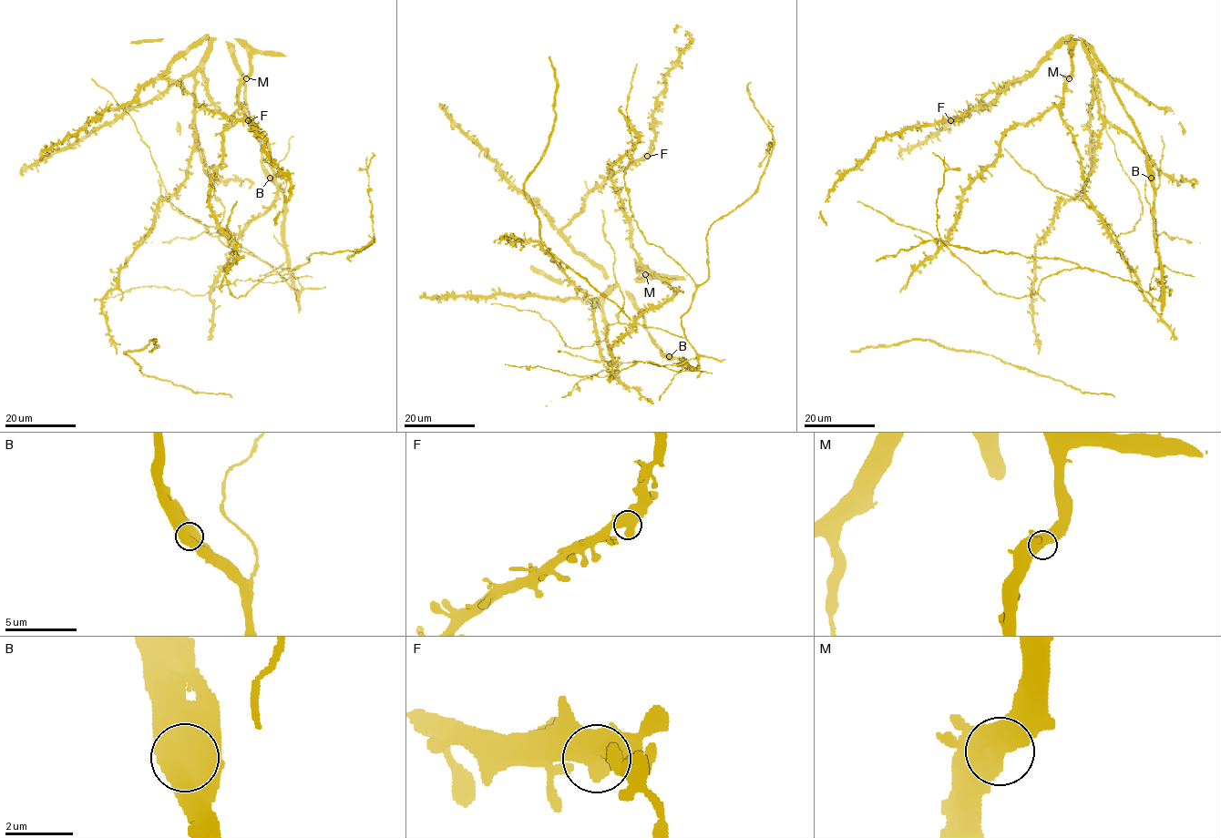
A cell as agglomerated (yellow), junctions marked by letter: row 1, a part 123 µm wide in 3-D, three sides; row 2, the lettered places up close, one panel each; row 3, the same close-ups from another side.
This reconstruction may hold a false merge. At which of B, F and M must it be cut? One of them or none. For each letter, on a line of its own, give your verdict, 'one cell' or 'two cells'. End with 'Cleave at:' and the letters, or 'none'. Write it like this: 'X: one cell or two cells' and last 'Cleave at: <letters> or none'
B: one cell
F: one cell
M: one cell
Cleave at: none

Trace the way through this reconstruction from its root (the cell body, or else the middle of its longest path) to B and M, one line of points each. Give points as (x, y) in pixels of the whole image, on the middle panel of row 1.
B: (640, 311), (649, 335), (670, 356)
M: (640, 311), (663, 353), (697, 366), (683, 337), (636, 323), (676, 291), (639, 269), (645, 274)

